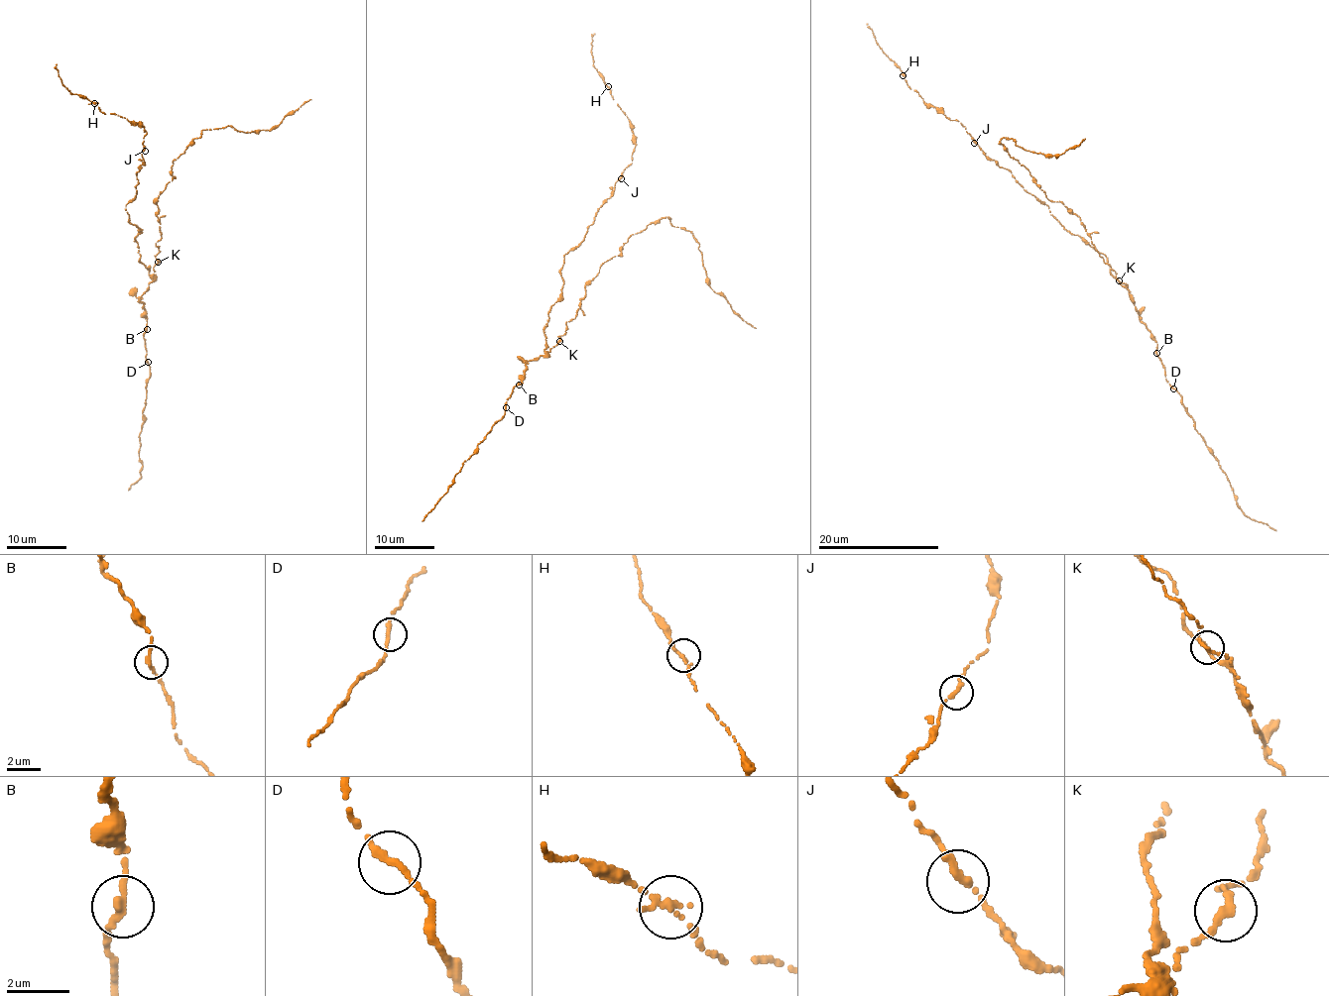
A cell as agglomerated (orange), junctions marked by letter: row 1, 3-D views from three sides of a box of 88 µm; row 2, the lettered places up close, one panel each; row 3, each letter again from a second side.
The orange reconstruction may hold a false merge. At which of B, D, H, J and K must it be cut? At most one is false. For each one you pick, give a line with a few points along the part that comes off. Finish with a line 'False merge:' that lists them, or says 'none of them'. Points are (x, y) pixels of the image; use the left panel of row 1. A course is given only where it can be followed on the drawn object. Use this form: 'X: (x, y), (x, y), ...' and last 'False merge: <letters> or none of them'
False merge: none of them

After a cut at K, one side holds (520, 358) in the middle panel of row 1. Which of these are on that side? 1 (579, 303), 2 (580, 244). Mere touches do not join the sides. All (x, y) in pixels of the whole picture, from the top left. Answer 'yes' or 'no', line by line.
1: no
2: yes

